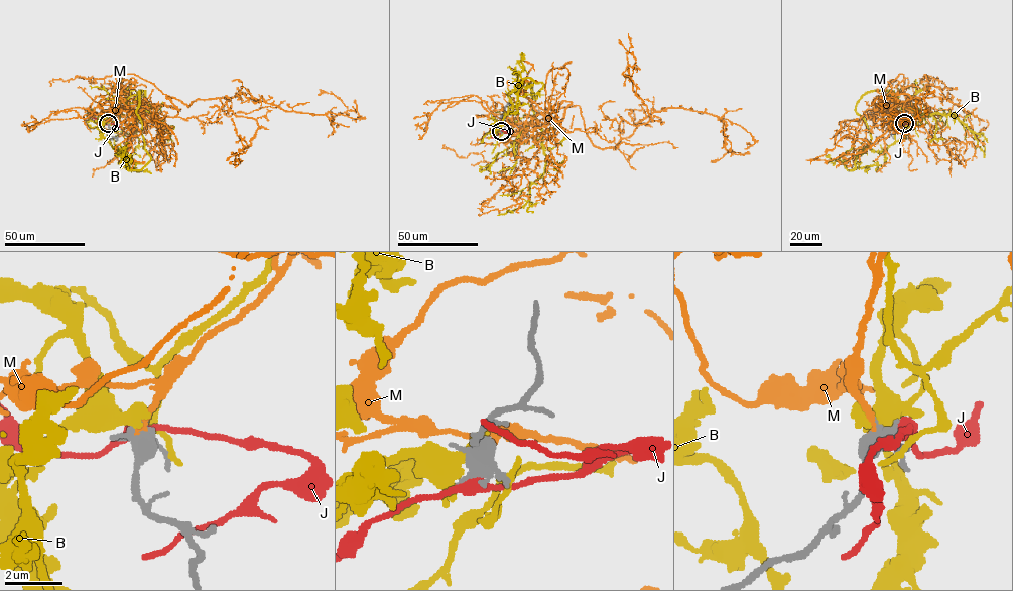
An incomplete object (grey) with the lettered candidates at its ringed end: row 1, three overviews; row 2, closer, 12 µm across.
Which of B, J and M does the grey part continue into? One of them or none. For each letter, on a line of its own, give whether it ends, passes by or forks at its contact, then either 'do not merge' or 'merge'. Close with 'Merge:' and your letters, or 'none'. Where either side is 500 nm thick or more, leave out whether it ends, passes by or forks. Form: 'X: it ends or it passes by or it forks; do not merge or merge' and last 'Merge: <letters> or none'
B: do not merge
J: it passes by; do not merge
M: it ends; merge
Merge: M

